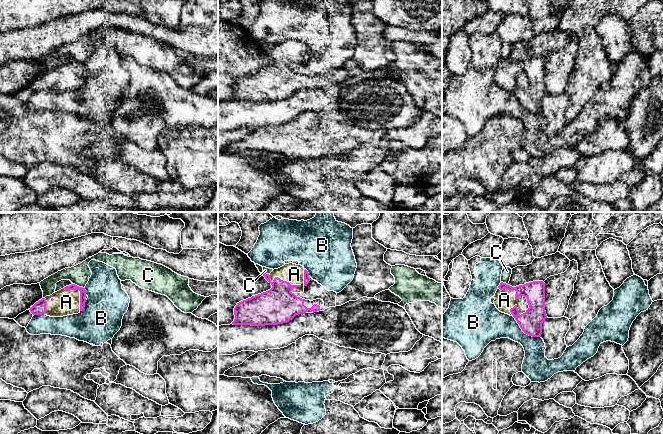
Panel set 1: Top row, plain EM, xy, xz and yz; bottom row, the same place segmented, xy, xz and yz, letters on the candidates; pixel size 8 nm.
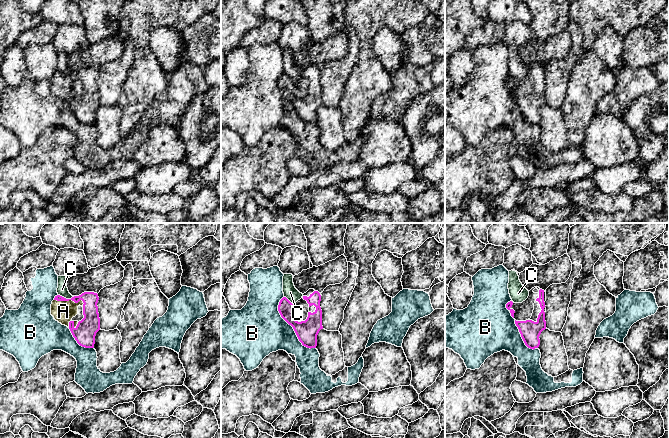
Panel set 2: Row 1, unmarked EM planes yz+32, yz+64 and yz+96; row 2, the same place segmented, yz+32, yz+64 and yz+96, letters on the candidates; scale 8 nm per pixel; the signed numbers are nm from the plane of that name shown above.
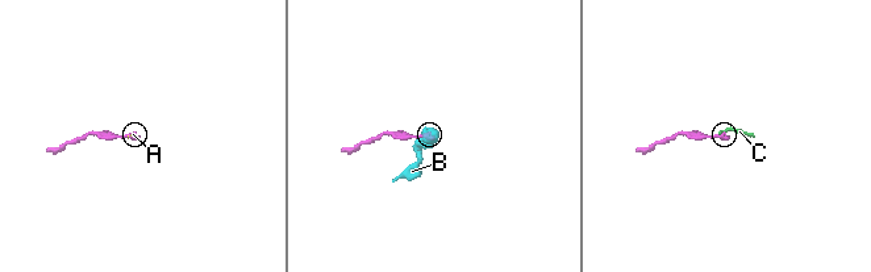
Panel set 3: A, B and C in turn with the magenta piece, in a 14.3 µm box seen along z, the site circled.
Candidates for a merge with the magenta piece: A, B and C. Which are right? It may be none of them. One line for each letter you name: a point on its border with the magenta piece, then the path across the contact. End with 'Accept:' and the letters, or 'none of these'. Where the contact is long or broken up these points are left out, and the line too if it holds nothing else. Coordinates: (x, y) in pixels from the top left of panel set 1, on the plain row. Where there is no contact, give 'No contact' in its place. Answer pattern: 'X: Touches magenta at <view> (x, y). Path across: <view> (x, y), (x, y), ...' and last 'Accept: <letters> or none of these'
A: Touches magenta at xz (284, 57)
Accept: A

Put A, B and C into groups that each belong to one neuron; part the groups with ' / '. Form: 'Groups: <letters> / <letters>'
Groups: A / B / C

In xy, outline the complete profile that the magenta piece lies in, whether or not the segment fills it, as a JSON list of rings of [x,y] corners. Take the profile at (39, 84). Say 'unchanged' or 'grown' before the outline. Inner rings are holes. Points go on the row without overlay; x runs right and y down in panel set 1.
grown; [[[75,60],[64,63],[50,72],[42,74],[29,85],[34,91],[45,90],[50,93],[63,93],[83,87],[86,66]]]

